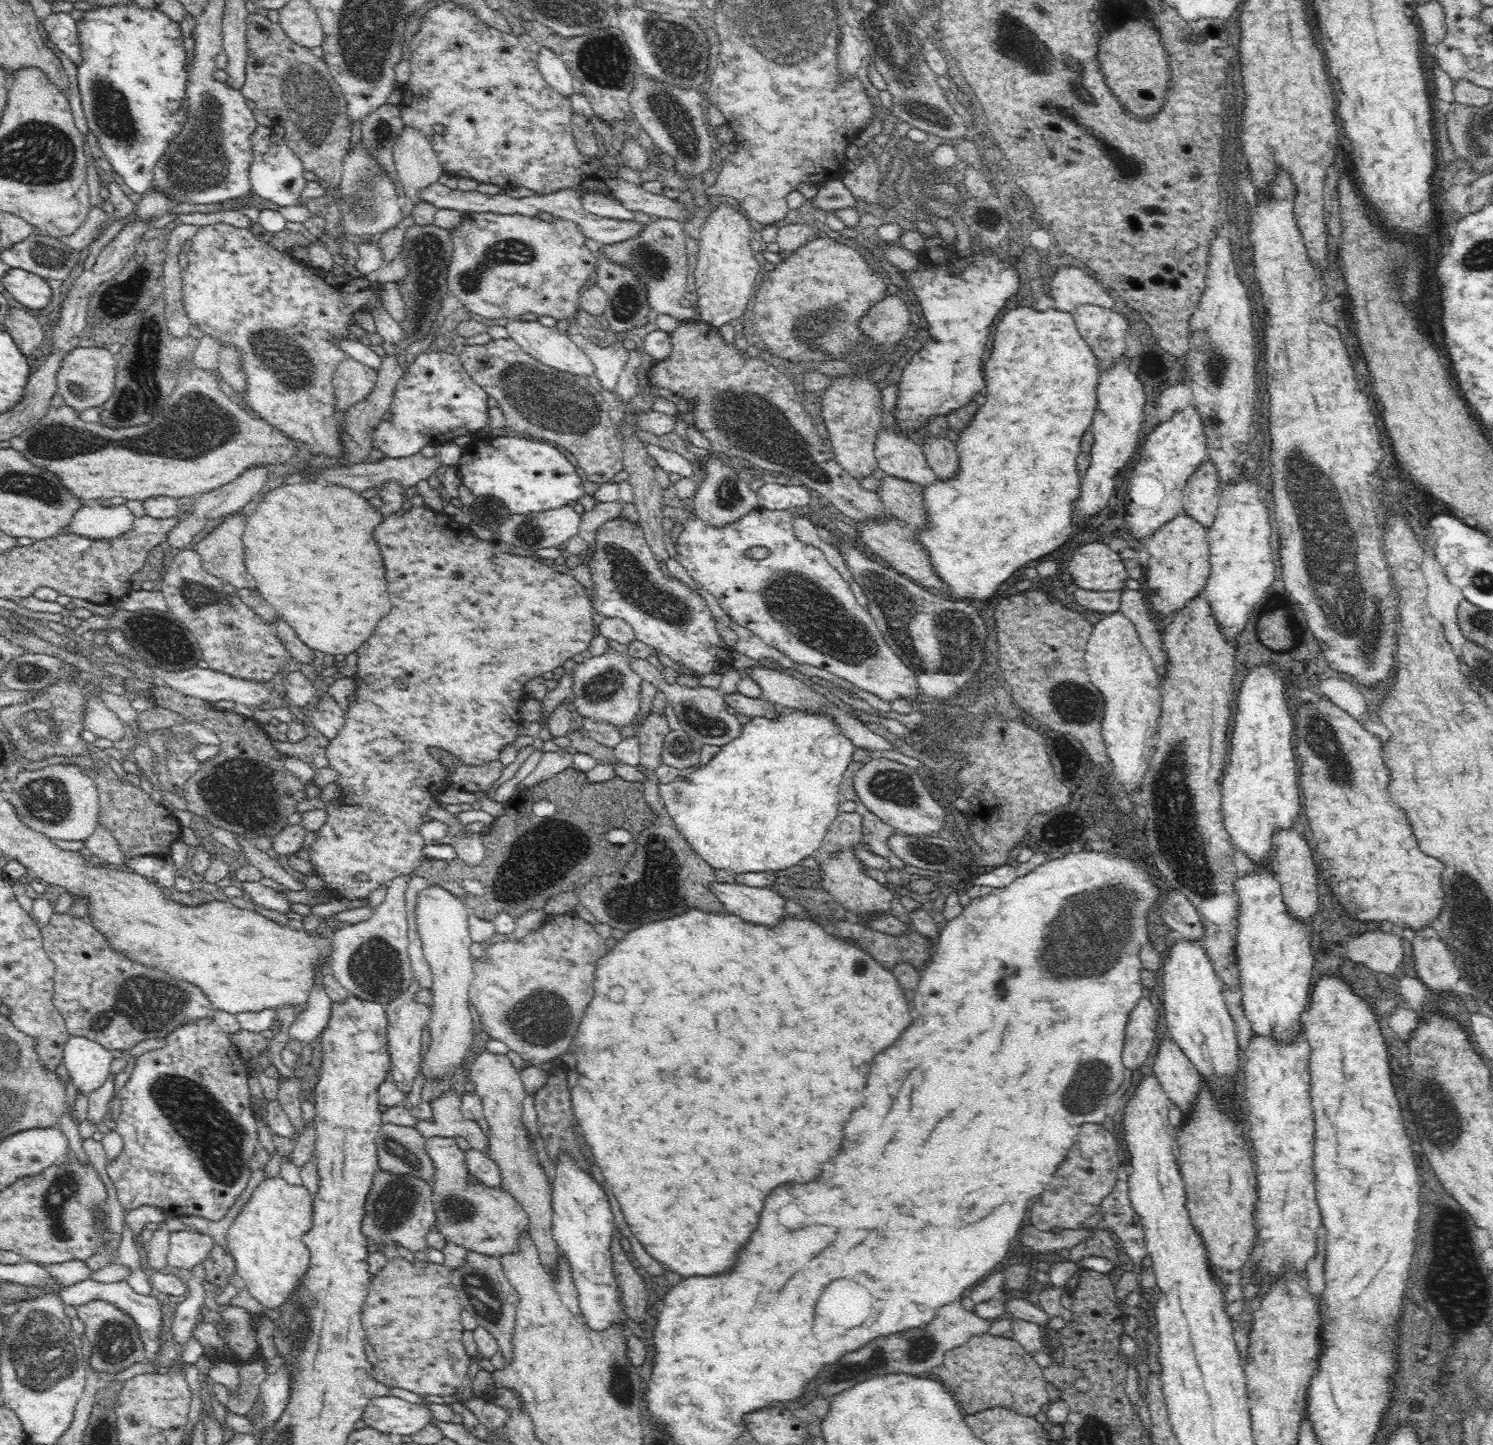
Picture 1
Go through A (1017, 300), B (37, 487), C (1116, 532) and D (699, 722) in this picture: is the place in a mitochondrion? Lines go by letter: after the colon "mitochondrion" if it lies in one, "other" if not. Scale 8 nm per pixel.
A: other
B: mitochondrion
C: other
D: mitochondrion

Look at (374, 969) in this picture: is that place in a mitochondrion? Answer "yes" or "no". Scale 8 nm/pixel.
yes

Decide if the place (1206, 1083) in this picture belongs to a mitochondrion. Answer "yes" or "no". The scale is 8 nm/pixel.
no

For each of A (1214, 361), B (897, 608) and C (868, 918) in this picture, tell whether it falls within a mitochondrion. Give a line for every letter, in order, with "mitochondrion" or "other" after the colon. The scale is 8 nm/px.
A: mitochondrion
B: mitochondrion
C: other

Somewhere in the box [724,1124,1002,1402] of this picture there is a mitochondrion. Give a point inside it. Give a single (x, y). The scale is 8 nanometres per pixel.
(916, 1349)

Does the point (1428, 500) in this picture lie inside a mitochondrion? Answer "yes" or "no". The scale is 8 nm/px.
no

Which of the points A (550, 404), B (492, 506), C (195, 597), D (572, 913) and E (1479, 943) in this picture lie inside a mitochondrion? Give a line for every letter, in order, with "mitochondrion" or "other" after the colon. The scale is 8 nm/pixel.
A: mitochondrion
B: mitochondrion
C: mitochondrion
D: other
E: mitochondrion

